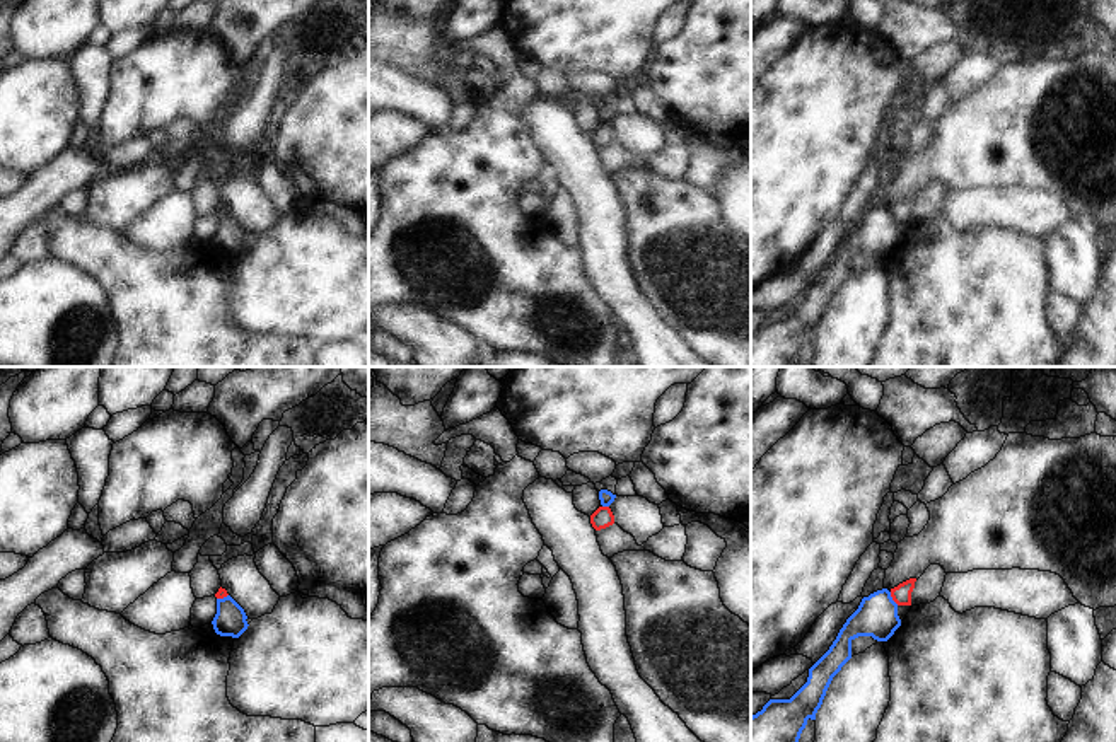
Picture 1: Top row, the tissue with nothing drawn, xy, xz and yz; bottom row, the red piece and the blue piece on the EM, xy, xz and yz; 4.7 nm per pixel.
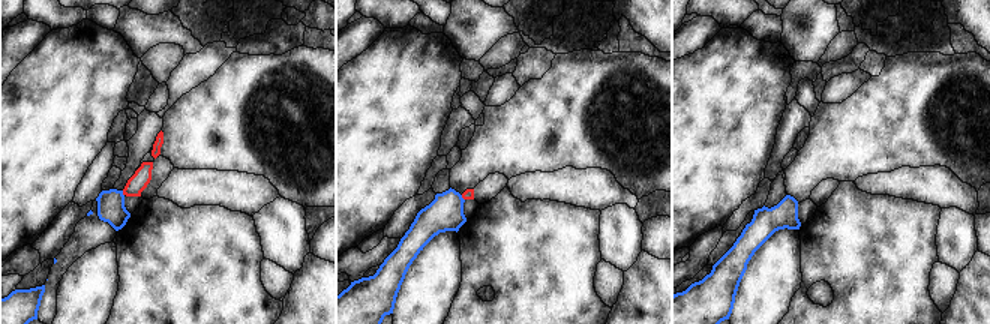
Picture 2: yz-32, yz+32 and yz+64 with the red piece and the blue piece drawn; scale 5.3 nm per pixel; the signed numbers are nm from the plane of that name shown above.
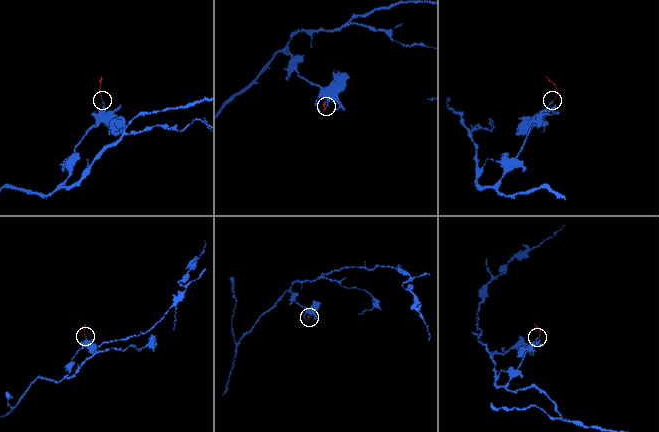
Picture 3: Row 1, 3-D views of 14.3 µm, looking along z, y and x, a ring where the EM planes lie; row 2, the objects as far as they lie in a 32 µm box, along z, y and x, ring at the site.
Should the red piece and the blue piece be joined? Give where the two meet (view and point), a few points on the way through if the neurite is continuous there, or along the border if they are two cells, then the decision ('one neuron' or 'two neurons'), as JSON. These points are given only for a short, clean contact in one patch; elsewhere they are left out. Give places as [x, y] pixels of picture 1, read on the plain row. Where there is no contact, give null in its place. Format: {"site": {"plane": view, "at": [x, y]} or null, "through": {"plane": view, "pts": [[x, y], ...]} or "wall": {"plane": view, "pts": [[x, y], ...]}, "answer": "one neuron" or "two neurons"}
{"site": {"plane": "yz", "at": [893, 217]}, "wall": {"plane": "yz", "pts": [[889, 210], [898, 222]]}, "answer": "two neurons"}

